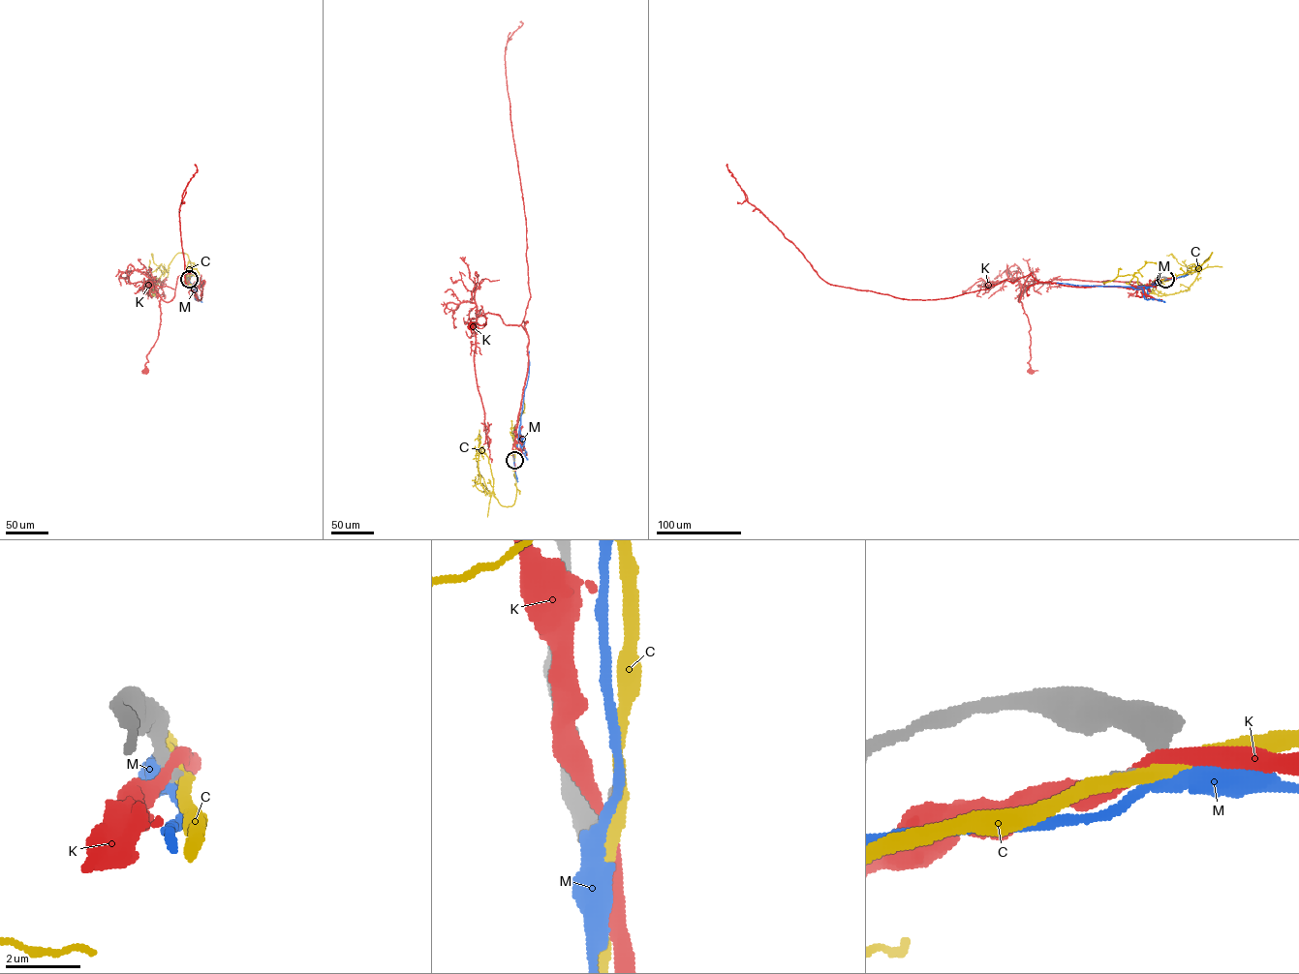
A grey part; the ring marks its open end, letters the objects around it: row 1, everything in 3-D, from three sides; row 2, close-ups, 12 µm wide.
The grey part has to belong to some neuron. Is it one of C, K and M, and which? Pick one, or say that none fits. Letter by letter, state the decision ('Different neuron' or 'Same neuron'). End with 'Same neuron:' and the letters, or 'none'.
C: Different neuron
K: Different neuron
M: Different neuron
Same neuron: none

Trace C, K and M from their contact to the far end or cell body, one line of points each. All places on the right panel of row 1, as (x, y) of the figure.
C: (1165, 278), (1194, 270), (1212, 253), (1187, 289), (1159, 295), (1145, 287), (1135, 287)
K: (1165, 278), (1141, 288), (1074, 287), (1037, 282), (1031, 273), (1019, 301), (1018, 298), (1030, 327), (1030, 371)
M: (1166, 278), (1138, 289), (1056, 283)

